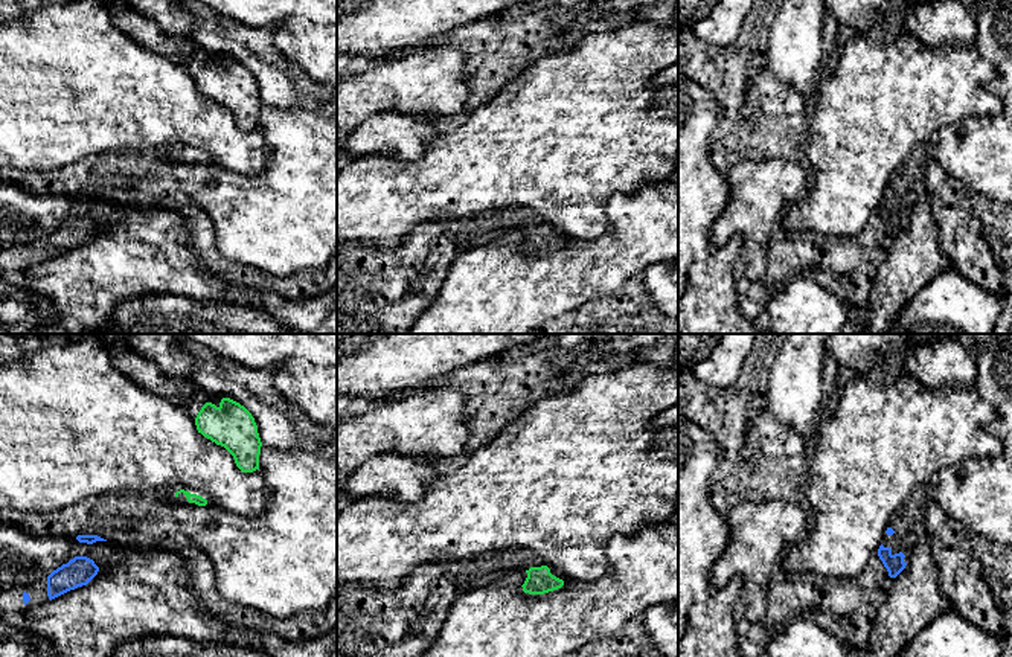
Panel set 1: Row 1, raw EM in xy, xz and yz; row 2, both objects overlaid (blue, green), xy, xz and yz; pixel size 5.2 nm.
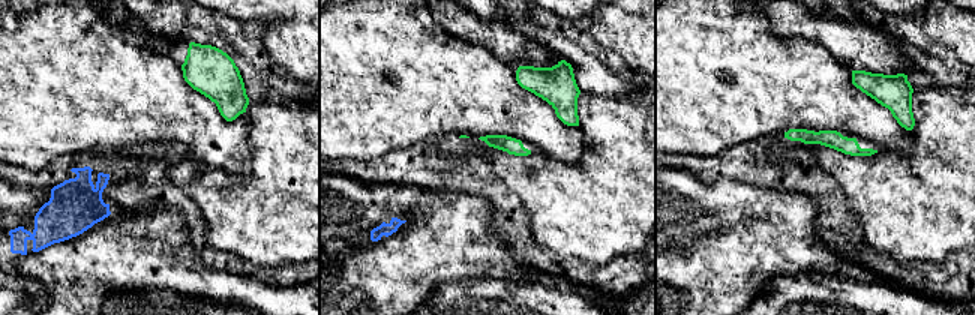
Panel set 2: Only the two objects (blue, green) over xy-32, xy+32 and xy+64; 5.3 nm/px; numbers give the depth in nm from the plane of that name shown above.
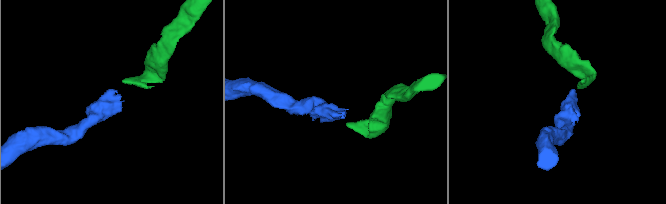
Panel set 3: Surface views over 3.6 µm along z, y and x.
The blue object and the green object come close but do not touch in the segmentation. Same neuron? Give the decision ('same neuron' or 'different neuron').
same neuron

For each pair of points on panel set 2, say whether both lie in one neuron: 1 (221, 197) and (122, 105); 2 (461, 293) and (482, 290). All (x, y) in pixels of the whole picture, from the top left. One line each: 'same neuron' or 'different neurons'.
1: different neurons
2: same neuron

